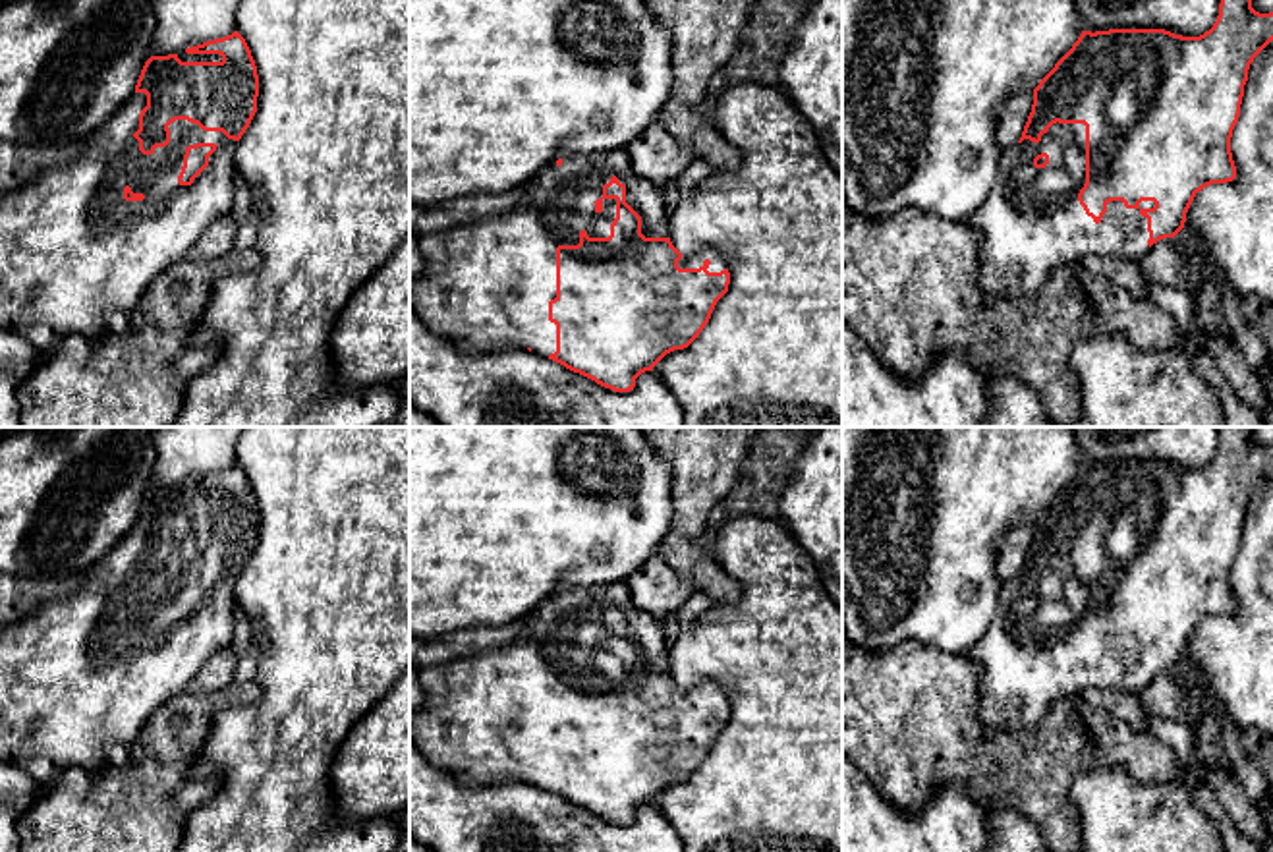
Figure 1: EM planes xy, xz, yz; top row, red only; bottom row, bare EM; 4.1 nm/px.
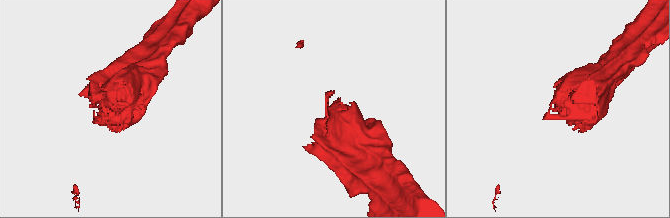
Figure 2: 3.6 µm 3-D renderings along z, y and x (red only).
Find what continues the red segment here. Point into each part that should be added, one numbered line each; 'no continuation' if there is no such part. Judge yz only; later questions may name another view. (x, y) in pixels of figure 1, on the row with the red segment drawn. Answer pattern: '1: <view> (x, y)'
1: yz (1032, 223)

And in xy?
1: xy (76, 257)

